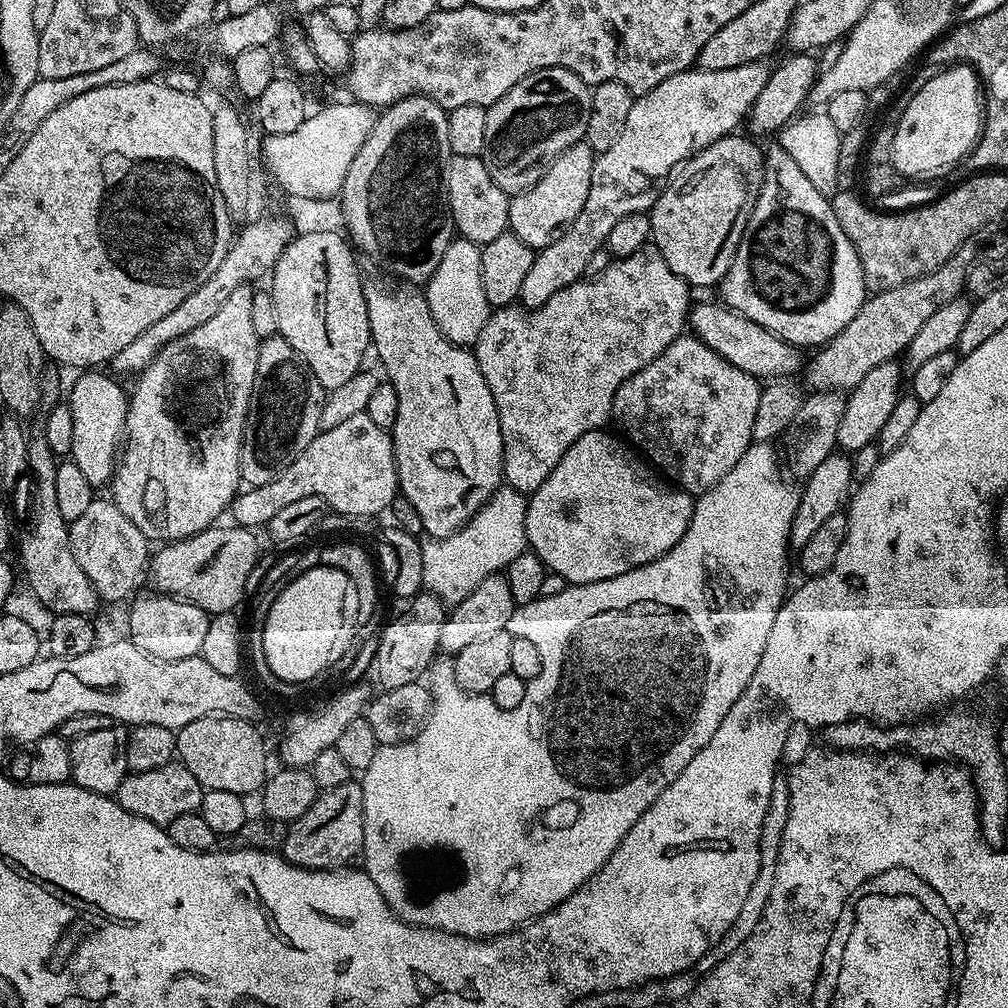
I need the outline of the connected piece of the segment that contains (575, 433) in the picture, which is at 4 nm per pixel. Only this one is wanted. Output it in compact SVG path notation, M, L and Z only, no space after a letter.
M645 246L639 248L634 254L613 259L611 262L613 264L606 265L597 276L589 275L587 278L578 279L570 286L558 290L558 294L554 294L554 298L550 298L550 302L542 306L531 310L525 310L520 306L495 309L489 315L486 326L482 326L482 334L478 334L474 351L478 366L482 370L482 378L486 378L486 386L490 386L490 394L494 394L494 406L498 410L498 422L502 430L502 446L504 447L503 483L507 487L525 494L538 490L538 486L542 486L542 482L550 478L550 470L558 466L562 454L566 454L566 450L570 450L570 446L574 446L574 442L578 442L582 434L603 429L607 425L604 423L609 423L614 394L618 394L618 386L622 386L622 382L638 374L638 370L654 362L654 358L658 358L658 354L662 354L662 350L666 350L666 346L670 346L670 342L677 340L685 331L690 311L690 299L688 300L690 286L682 278L678 278L678 274L674 274L670 266L666 266L657 248Z

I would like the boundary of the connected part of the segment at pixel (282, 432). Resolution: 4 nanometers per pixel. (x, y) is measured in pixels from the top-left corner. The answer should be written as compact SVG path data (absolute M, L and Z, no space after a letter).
M279 334L265 336L260 341L258 350L258 370L254 374L254 390L248 403L248 417L244 420L244 434L240 441L240 479L245 485L257 488L282 474L320 431L322 406L326 389L314 378L314 374L304 365L294 346L286 342Z

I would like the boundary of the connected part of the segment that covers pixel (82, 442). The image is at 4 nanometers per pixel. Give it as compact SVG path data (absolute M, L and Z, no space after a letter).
M84 370L72 384L66 403L70 414L74 414L74 446L70 463L78 466L93 486L107 485L111 481L118 463L118 445L122 440L129 393L119 379L104 370Z

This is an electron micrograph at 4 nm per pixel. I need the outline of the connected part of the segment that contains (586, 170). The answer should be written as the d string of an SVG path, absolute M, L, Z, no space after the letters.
M586 142L570 146L546 169L542 178L527 192L519 192L508 201L508 227L526 246L539 250L558 242L566 230L582 214L590 194L590 174L594 174L597 153Z

